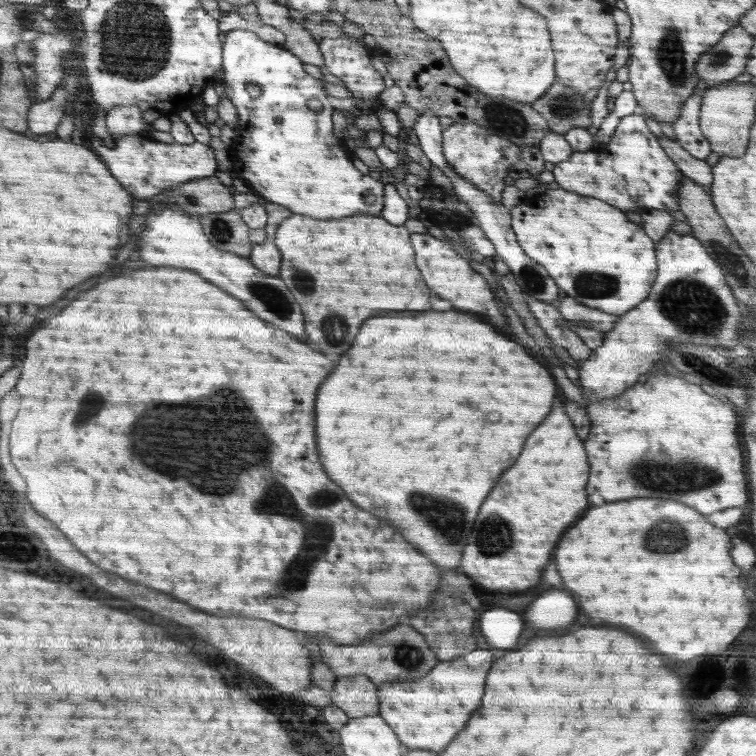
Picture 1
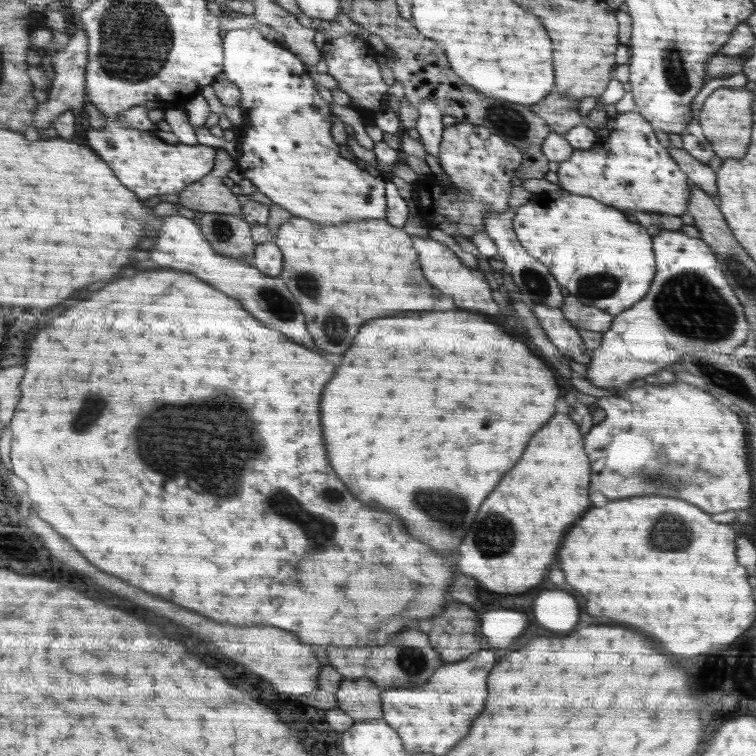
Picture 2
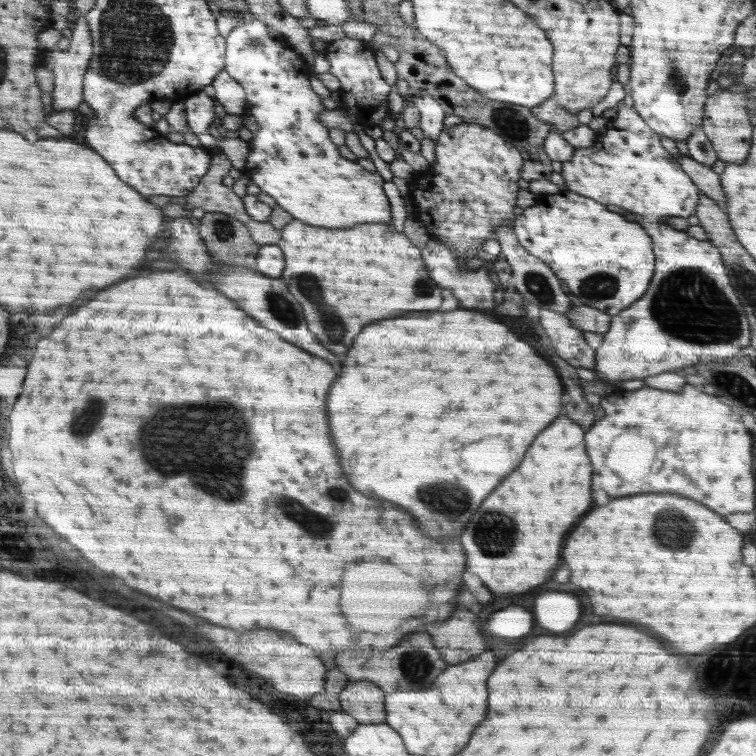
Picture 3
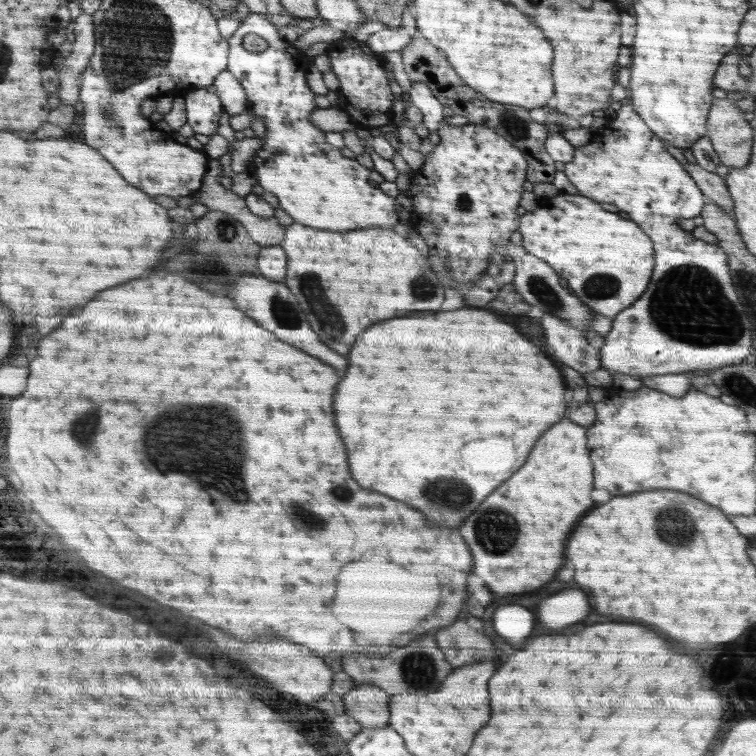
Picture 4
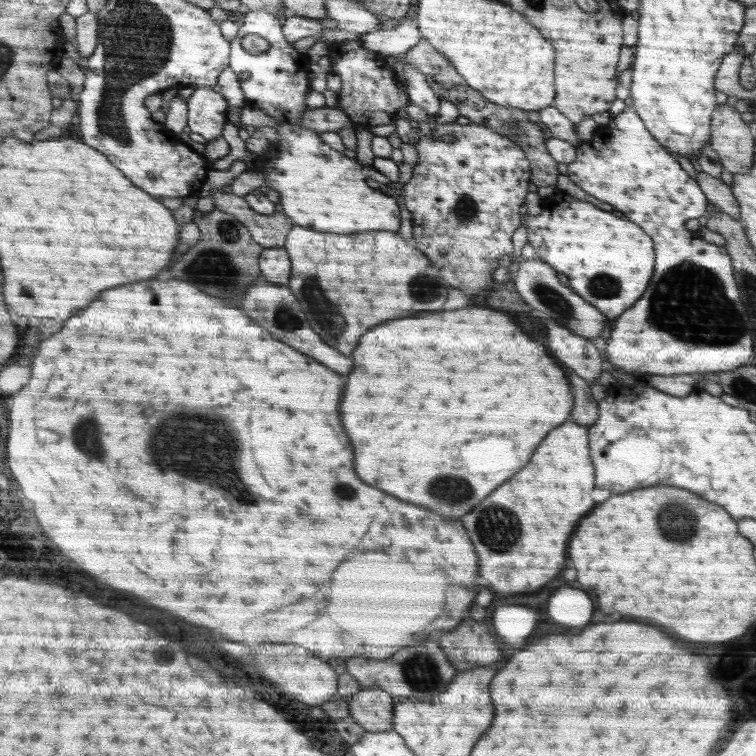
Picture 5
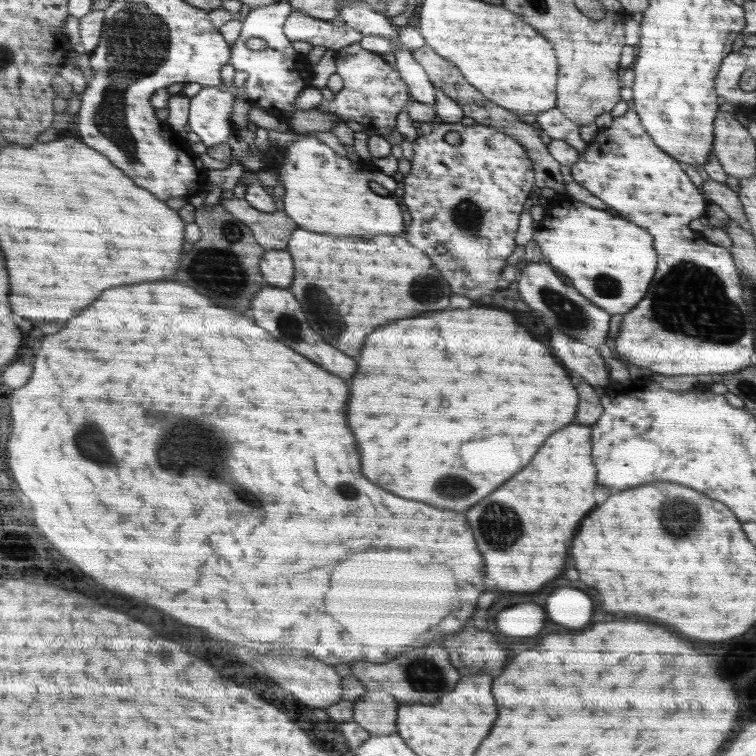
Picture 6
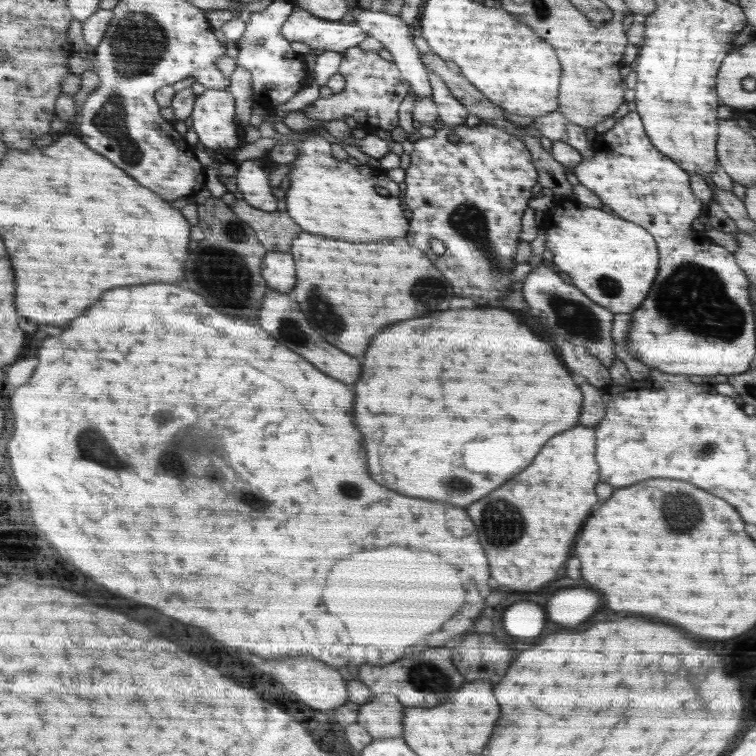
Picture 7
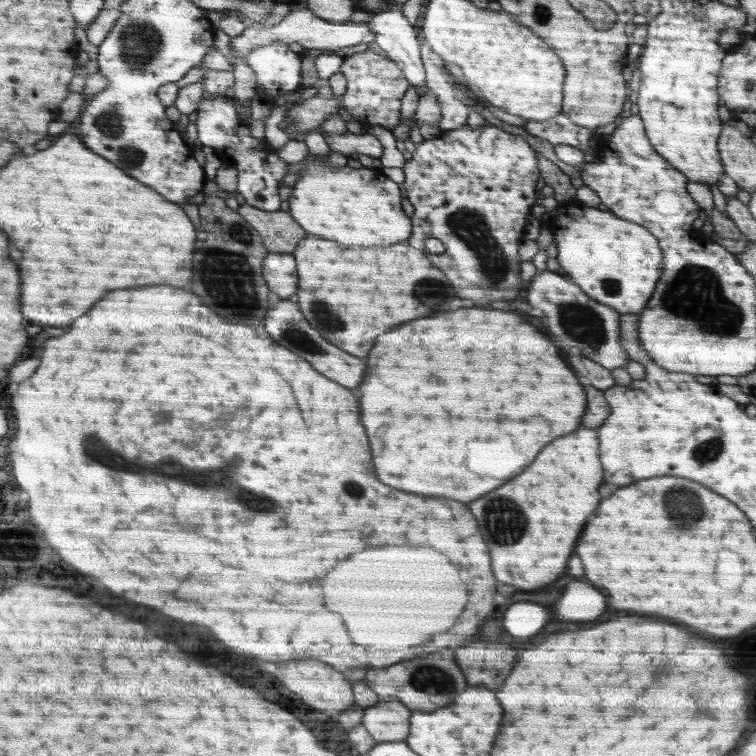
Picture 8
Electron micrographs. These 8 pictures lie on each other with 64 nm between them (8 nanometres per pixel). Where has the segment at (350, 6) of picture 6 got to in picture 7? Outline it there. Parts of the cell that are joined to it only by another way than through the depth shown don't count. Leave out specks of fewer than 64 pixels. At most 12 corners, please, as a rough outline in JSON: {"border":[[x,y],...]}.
{"border":[[365,4],[352,24],[382,44],[416,98],[432,97],[409,25]]}

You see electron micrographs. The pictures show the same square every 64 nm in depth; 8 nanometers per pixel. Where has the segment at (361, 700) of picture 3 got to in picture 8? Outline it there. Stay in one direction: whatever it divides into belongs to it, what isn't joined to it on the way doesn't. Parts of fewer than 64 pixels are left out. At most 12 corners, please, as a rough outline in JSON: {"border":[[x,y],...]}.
{"border":[[396,697],[364,708],[361,724],[378,742],[406,741],[411,709]]}

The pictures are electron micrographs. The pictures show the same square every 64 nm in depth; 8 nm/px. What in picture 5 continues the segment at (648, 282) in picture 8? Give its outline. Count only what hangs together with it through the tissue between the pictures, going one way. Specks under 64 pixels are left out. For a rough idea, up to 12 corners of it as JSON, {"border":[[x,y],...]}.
{"border":[[558,193],[528,216],[538,258],[608,320],[644,294],[654,242]]}

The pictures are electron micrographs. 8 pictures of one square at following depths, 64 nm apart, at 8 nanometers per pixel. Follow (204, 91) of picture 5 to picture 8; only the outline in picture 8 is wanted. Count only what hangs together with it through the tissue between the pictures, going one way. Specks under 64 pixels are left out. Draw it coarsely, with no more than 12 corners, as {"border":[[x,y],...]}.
{"border":[[230,95],[199,102],[198,139],[237,170],[246,204],[280,211],[287,164]]}

